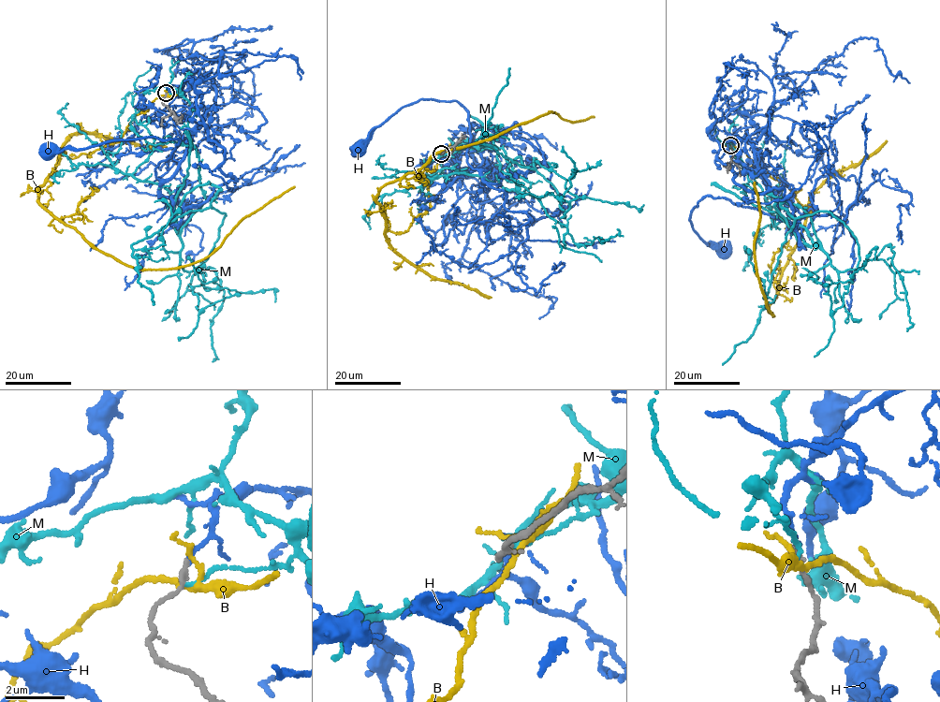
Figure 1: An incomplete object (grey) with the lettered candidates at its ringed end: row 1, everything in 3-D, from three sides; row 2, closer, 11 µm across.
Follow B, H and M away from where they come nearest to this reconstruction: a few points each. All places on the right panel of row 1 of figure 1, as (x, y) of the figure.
B: (732, 148), (785, 184), (812, 215), (783, 269), (769, 307), (773, 315), (756, 268), (760, 221), (755, 182)
H: (730, 145), (755, 126), (776, 138), (765, 131), (755, 158), (778, 212), (706, 196), (688, 219), (723, 249)
M: (731, 148), (756, 192), (809, 215), (818, 241), (800, 241), (785, 198), (857, 240), (814, 357)

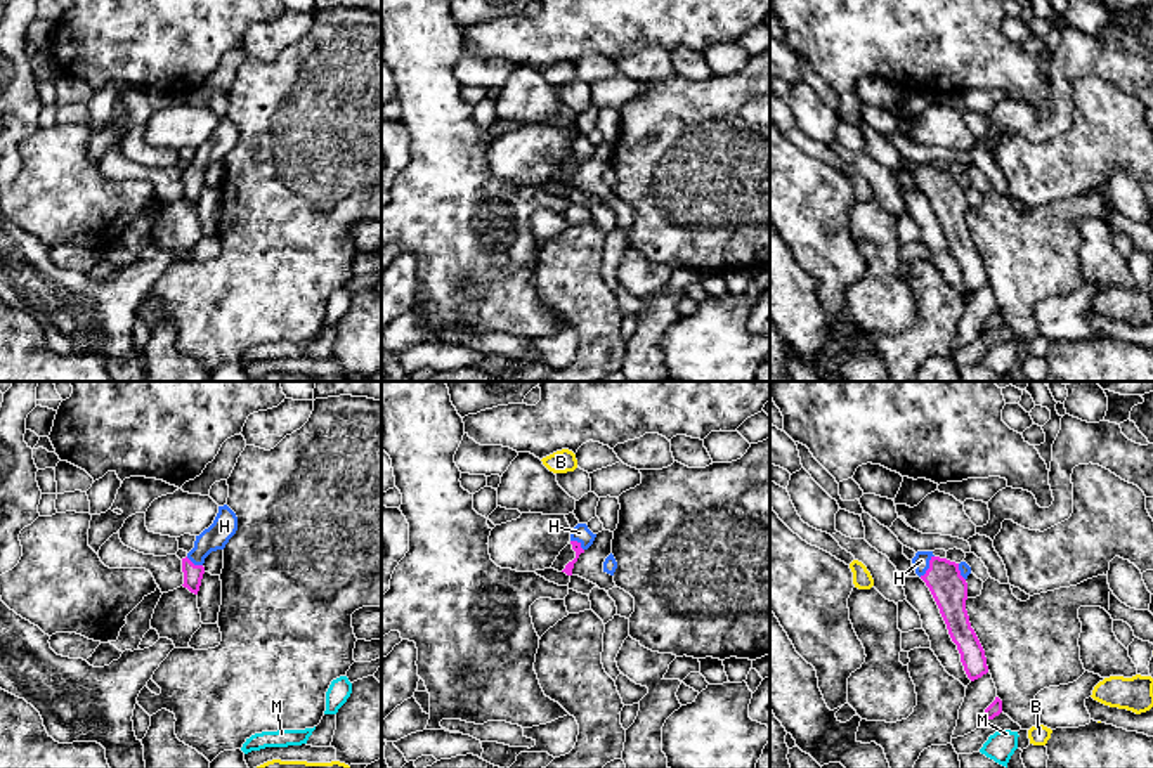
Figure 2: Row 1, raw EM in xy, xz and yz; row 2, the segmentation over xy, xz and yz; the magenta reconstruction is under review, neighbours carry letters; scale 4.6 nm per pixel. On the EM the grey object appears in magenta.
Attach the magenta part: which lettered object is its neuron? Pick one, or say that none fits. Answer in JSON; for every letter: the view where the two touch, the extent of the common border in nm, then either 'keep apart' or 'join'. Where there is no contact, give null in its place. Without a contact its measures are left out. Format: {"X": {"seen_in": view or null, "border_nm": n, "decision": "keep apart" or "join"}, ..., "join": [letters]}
{"B": {"seen_in": null, "decision": "keep apart"}, "H": {"seen_in": "yz", "border_nm": 120, "decision": "join"}, "M": {"seen_in": null, "decision": "keep apart"}, "join": ["H"]}

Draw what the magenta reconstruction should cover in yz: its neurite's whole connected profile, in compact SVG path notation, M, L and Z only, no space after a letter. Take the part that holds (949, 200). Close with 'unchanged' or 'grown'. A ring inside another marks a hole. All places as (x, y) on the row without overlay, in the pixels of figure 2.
M917 163L912 177L940 220L948 246L957 257L967 290L971 293L981 290L988 284L987 269L966 222L966 191L971 185L971 179L966 173L955 175L935 168L933 163Z; grown

